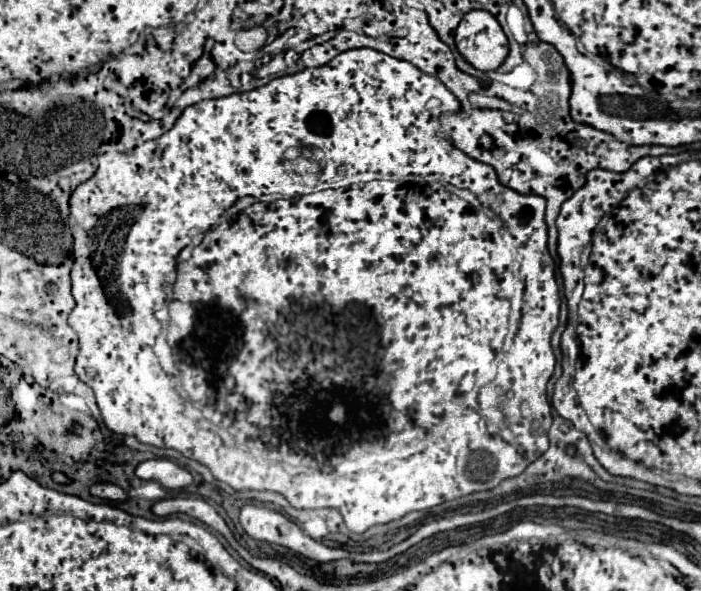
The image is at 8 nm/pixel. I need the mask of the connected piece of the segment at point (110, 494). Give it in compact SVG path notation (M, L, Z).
M95 483L89 491L91 491L91 495L107 499L107 501L125 501L129 497L127 491L123 491L117 485L111 485L111 483Z

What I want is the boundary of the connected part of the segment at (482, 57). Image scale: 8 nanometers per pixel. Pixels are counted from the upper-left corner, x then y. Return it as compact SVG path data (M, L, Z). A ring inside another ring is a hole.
M483 9L469 11L457 27L455 43L461 55L479 71L497 69L509 55L509 41L499 21Z

